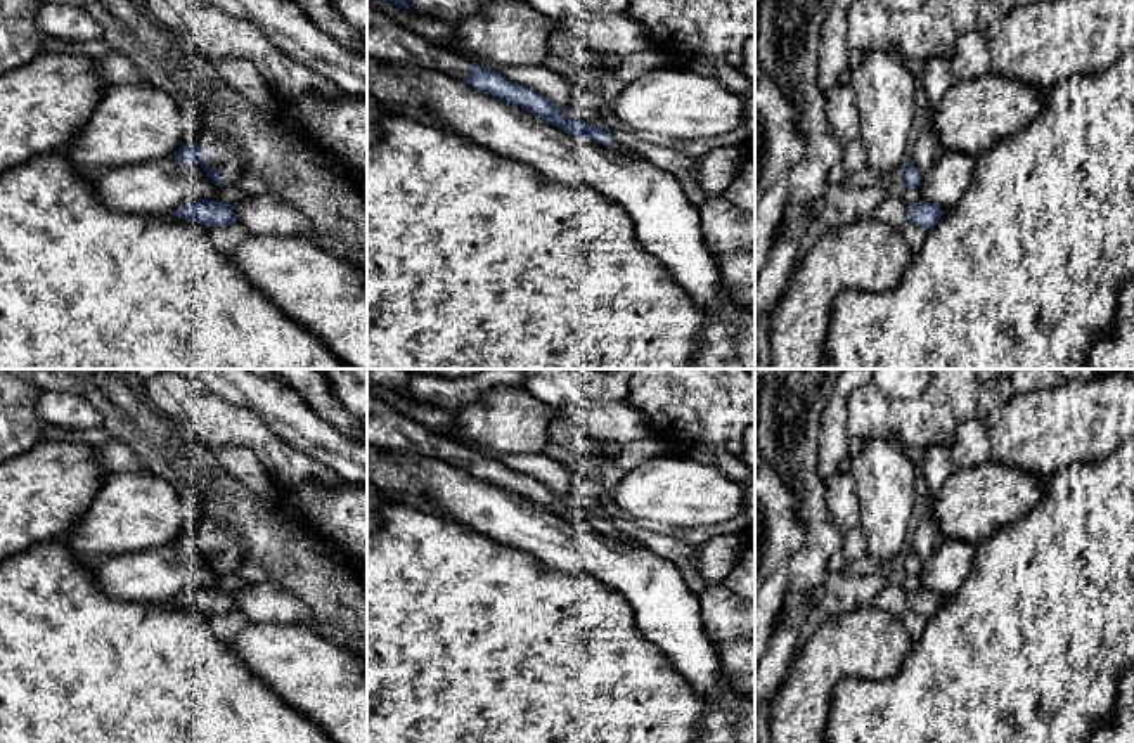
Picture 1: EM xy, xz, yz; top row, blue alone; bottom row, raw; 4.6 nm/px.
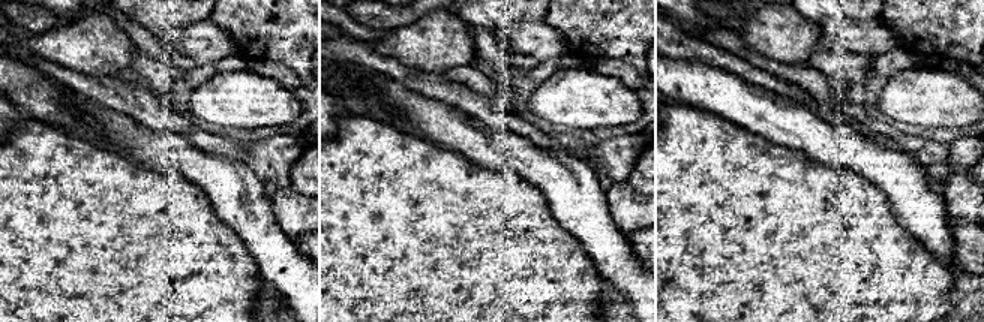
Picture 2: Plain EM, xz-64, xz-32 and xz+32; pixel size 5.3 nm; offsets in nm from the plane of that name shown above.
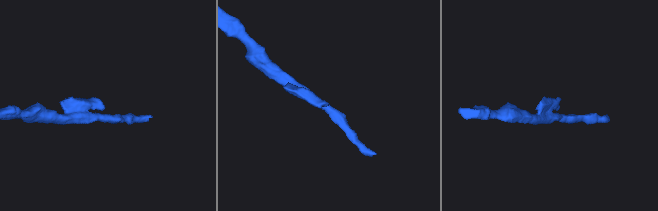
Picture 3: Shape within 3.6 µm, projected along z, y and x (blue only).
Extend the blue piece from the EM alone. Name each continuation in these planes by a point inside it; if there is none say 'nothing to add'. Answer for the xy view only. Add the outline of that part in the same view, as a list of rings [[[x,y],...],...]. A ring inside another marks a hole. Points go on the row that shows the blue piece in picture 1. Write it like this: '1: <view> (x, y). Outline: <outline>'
1: xy (229, 160). Outline: [[[199,130],[194,142],[203,149],[204,159],[211,170],[216,170],[222,185],[237,182],[249,168],[249,154],[213,130]]]

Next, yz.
1: yz (923, 153). Outline: [[[926,125],[921,128],[918,139],[911,145],[909,158],[912,166],[918,170],[919,177],[923,178],[942,152],[944,149],[940,145],[935,130],[931,128],[931,125]]]

